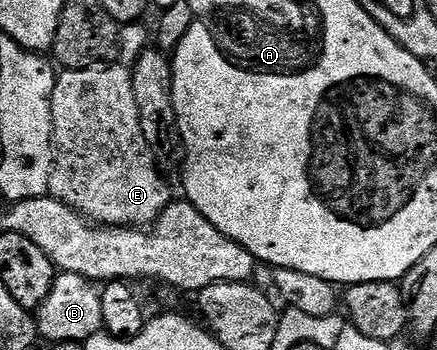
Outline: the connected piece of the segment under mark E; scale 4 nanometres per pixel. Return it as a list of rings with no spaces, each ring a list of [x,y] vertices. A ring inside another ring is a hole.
[[[122,63],[94,69],[67,69],[57,74],[52,91],[53,152],[56,156],[50,170],[49,196],[103,227],[149,227],[172,200],[170,185],[162,178],[154,162],[155,150],[142,130],[140,107],[136,107],[130,75],[131,70],[127,66],[125,69]]]

